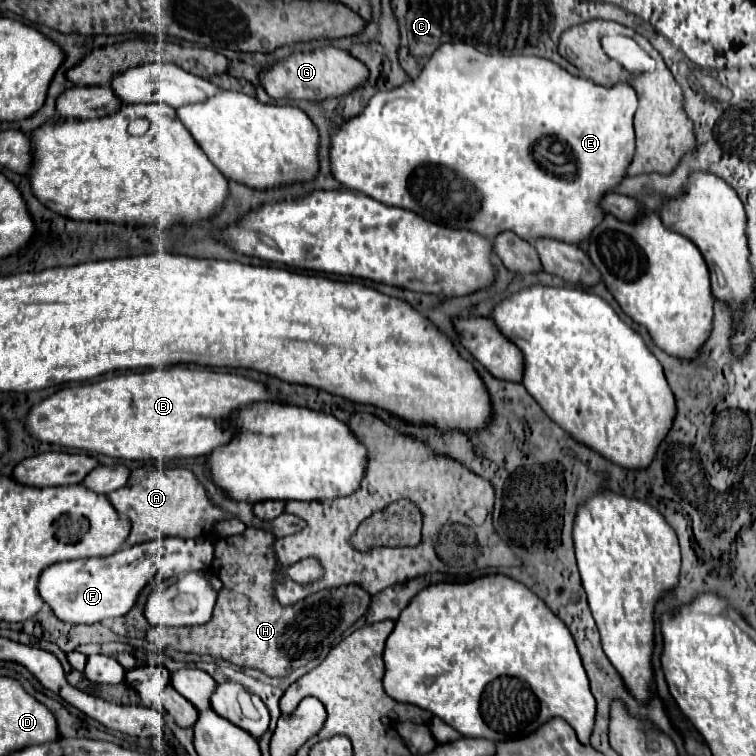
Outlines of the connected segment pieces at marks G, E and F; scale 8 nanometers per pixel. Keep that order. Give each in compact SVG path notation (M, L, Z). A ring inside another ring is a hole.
M321 46L315 50L297 50L271 66L267 70L259 72L259 82L267 90L267 94L275 100L289 98L289 100L315 100L321 102L327 96L343 96L351 90L355 90L365 78L367 68L357 58L353 58L349 52L335 48L335 46Z
M603 36L601 38L601 46L605 48L605 54L611 58L611 60L615 60L615 62L619 62L625 70L627 70L627 74L629 74L629 78L627 80L623 80L623 82L619 82L619 84L615 84L613 88L603 88L603 86L597 86L597 84L593 84L593 82L589 82L587 78L581 78L581 76L573 76L573 74L569 74L569 72L565 72L559 64L554 62L549 62L547 58L538 58L537 56L501 56L501 54L495 54L495 56L491 56L491 54L483 54L483 52L477 52L477 48L473 48L473 46L469 46L469 44L463 44L463 42L457 42L457 44L441 44L433 54L431 54L431 58L425 62L425 66L423 66L423 70L421 70L421 74L415 78L415 80L411 80L411 82L405 82L405 84L401 84L401 86L397 86L397 88L393 88L393 90L389 90L389 92L377 92L371 100L369 100L369 104L363 108L363 112L361 114L357 114L357 116L353 116L353 118L343 118L337 126L333 126L331 128L331 152L329 152L329 160L331 160L331 174L333 174L333 178L337 180L337 182L341 182L343 186L347 186L349 190L359 190L359 192L363 192L363 194L367 194L367 196L371 196L371 198L375 198L375 200L379 200L381 204L387 204L387 206L397 206L397 208L405 208L405 210L411 210L411 212L415 212L415 214L419 214L419 216L423 216L423 218L427 218L427 220L431 220L431 222L437 222L437 224L443 224L443 226L449 226L449 228L467 228L467 230L473 230L473 232L477 232L477 234L481 234L481 236L485 236L485 238L493 238L493 236L497 236L499 232L503 232L503 230L511 230L511 232L515 232L517 236L521 236L523 240L533 240L533 238L539 238L539 236L547 236L547 238L557 238L557 240L561 240L561 242L567 242L567 244L579 244L581 240L585 240L585 238L589 238L589 234L591 234L591 230L597 226L597 222L603 218L603 212L601 212L601 208L597 208L597 202L599 202L599 198L605 194L605 192L609 192L609 190L613 190L621 180L623 180L623 176L625 176L625 170L627 170L627 166L631 164L631 158L633 158L633 152L635 152L635 134L633 134L633 114L635 114L635 110L637 110L637 92L635 92L635 88L633 88L633 84L631 84L631 80L635 78L635 76L639 76L641 72L649 72L651 68L653 68L653 58L633 40L633 38L625 38L625 36ZM541 136L545 136L545 158L535 158L535 156L531 156L531 146L541 138Z
M161 538L119 550L105 558L69 560L43 570L39 594L53 608L55 616L71 624L95 624L125 616L137 602L141 590L157 578L159 582L183 572L199 572L213 560L213 542L207 538Z

